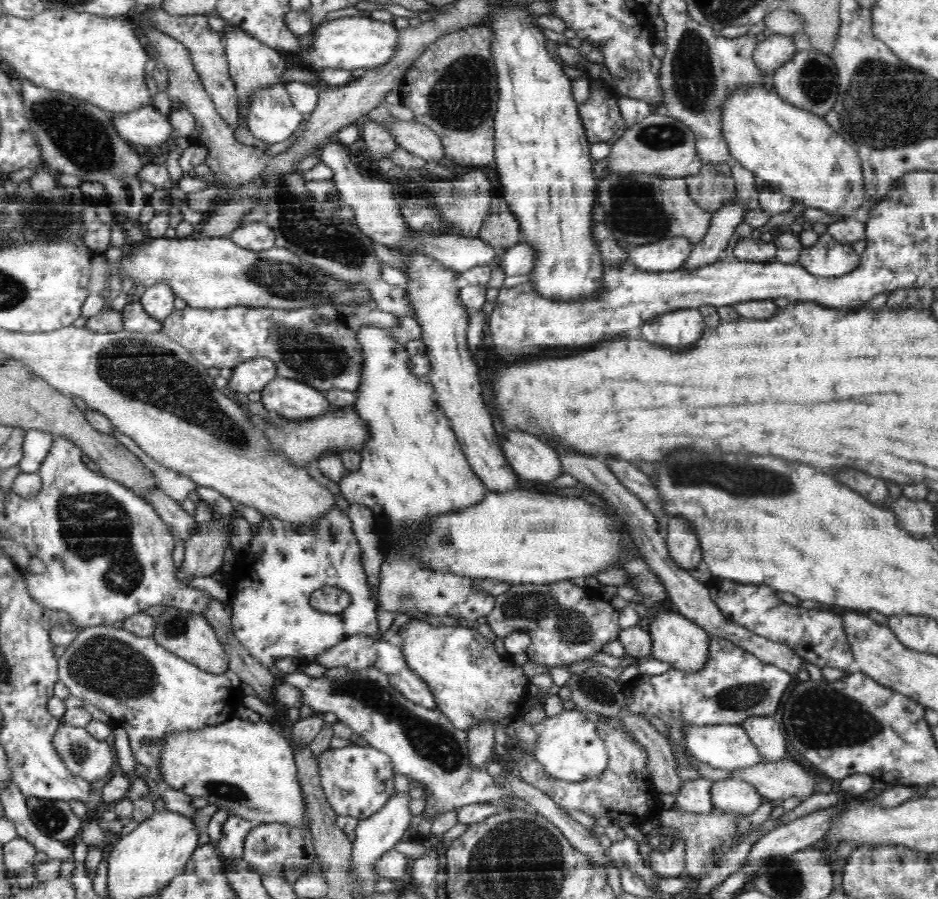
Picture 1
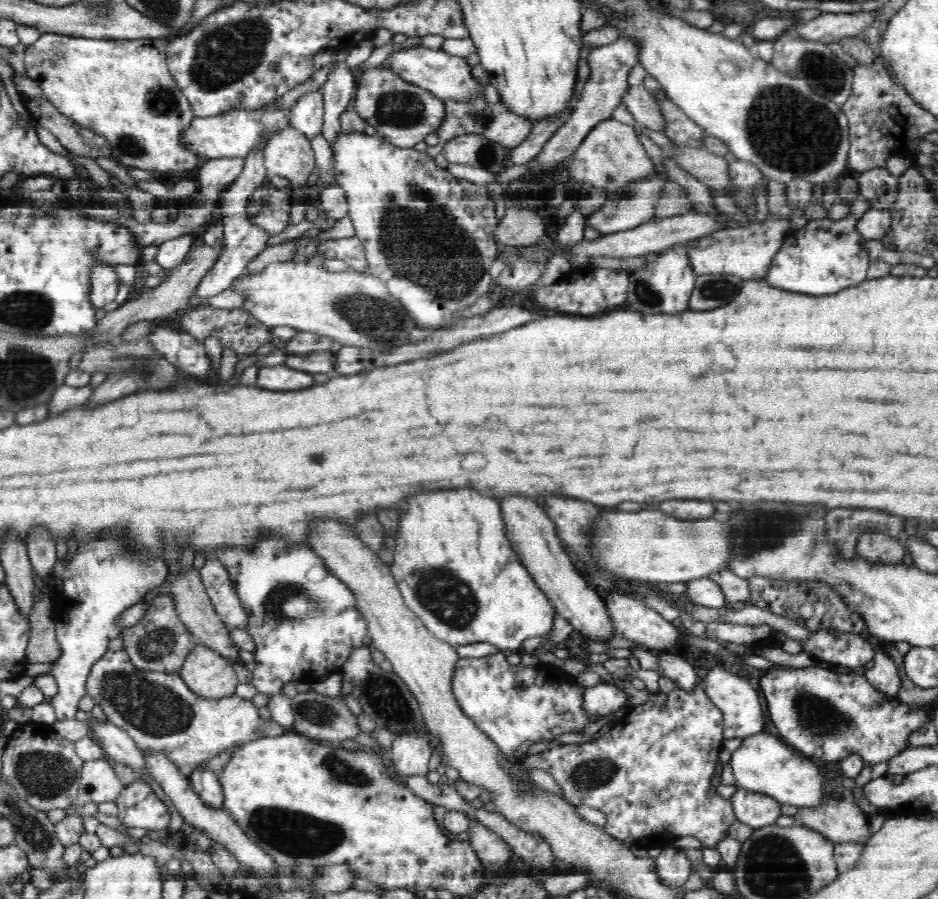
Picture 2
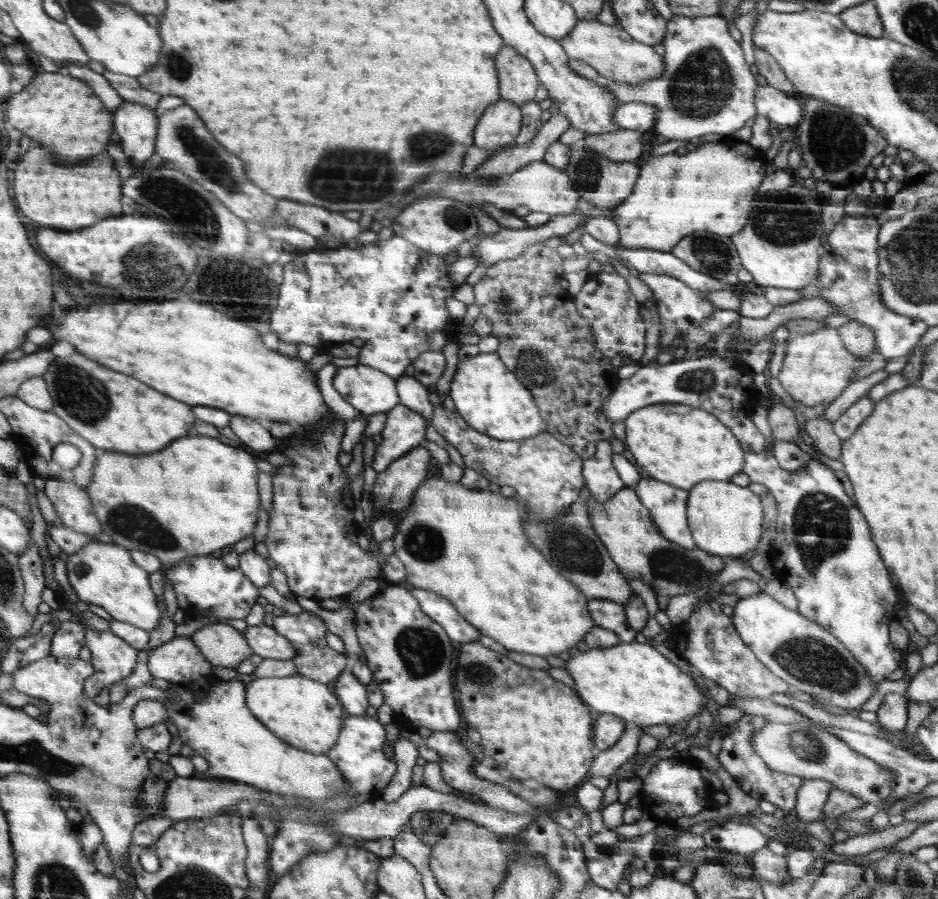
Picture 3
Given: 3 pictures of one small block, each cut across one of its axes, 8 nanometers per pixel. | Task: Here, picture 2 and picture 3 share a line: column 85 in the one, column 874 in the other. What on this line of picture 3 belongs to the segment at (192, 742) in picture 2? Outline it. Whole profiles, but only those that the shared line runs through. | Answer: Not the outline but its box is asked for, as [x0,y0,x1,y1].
[731,591,875,709]

